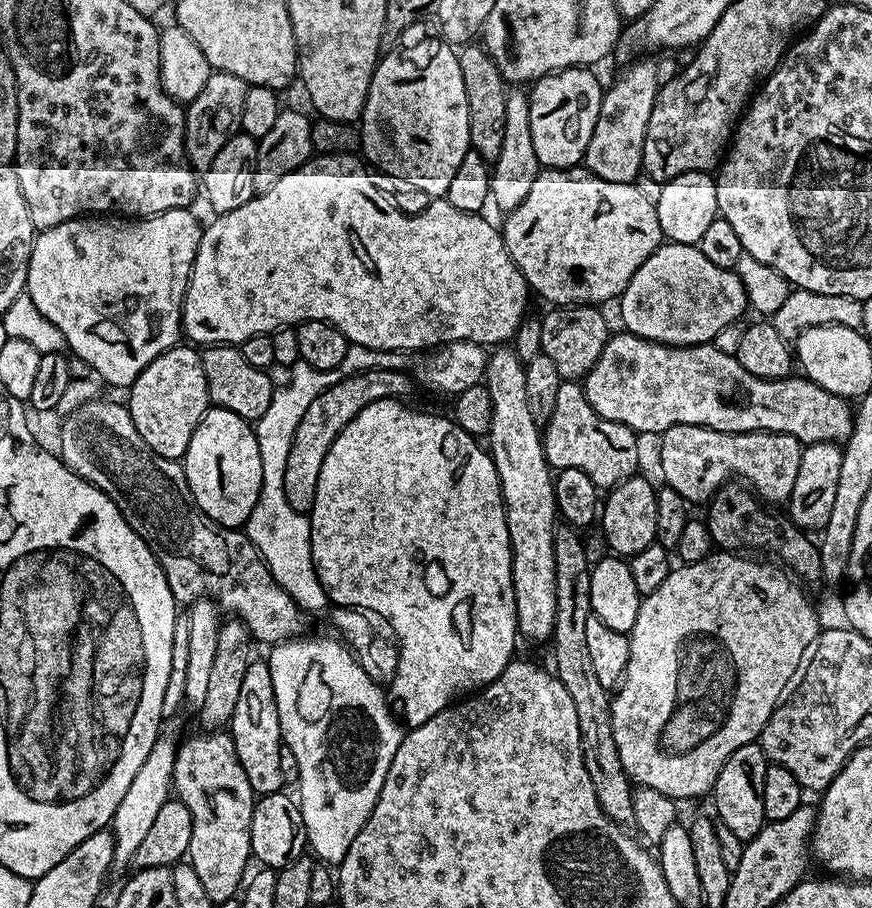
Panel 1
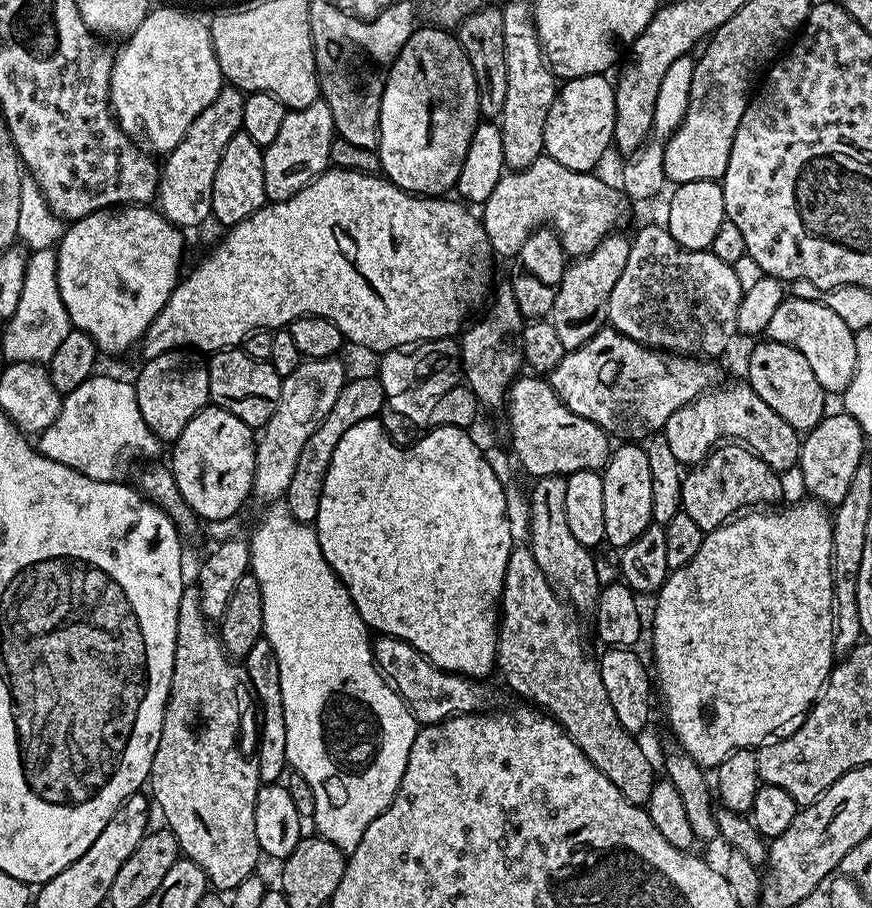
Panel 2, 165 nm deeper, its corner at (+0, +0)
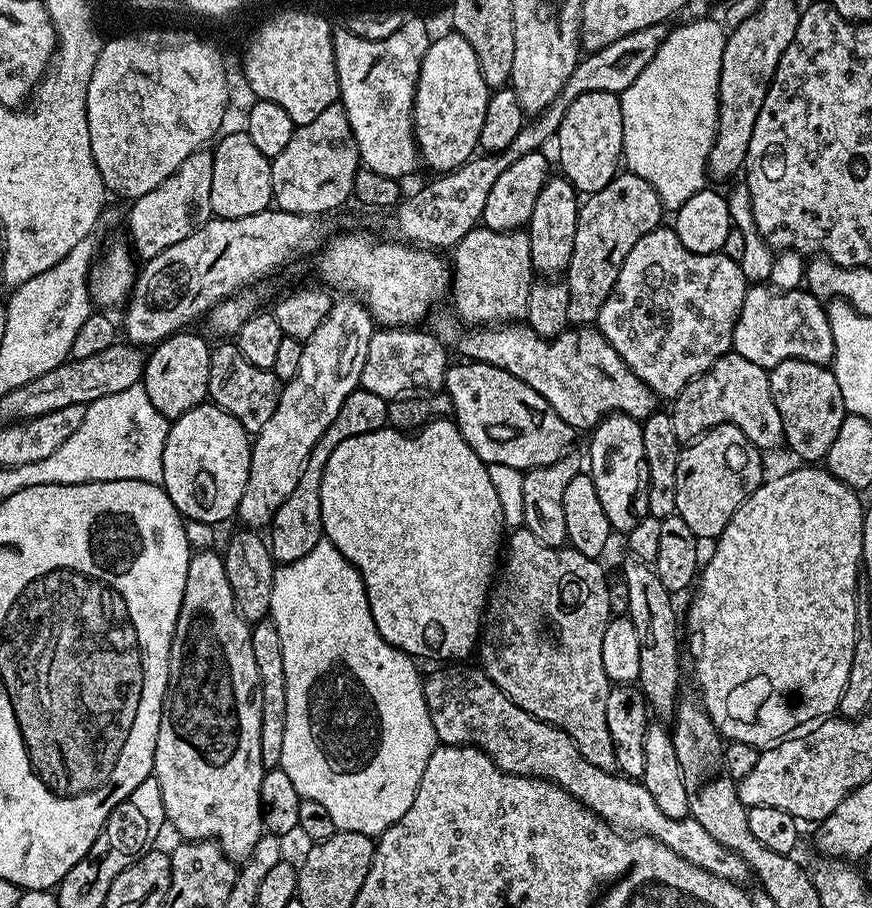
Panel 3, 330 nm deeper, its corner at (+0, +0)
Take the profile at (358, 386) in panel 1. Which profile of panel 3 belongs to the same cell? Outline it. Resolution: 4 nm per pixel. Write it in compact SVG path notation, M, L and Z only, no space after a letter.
M359 387L353 390L342 402L342 410L334 414L334 422L318 438L312 453L308 455L308 461L304 464L302 474L298 478L298 486L290 493L290 498L278 506L270 527L267 529L268 548L272 551L272 559L277 565L296 562L298 558L304 558L314 550L314 546L322 539L324 527L322 526L322 474L326 470L326 462L330 462L330 454L338 450L346 438L376 432L379 428L388 424L389 401L384 400L378 394L370 394L370 390Z

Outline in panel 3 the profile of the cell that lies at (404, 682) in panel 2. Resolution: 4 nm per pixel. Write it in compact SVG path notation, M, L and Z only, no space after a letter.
M456 662L451 666L444 666L441 672L427 673L424 680L424 697L428 703L428 708L432 712L430 714L430 722L434 722L434 730L436 731L436 739L440 744L471 744L474 748L480 748L489 758L498 765L504 772L509 772L515 776L534 776L542 780L548 780L552 784L557 784L562 790L566 790L578 803L584 804L596 815L600 820L605 820L611 828L616 829L617 832L625 834L639 834L641 836L651 836L653 840L658 841L659 844L664 844L670 850L674 850L674 854L678 854L682 858L686 858L686 862L690 862L694 866L698 866L702 870L706 870L710 874L714 874L718 878L728 880L732 884L738 884L741 886L747 885L747 880L750 880L750 869L747 862L741 858L738 854L734 854L734 850L730 850L726 846L722 846L722 842L718 842L713 838L711 834L703 826L698 826L698 822L693 820L691 815L686 818L666 818L666 814L662 814L662 810L658 810L658 805L654 803L653 796L650 795L650 790L646 790L646 786L639 779L629 778L623 774L617 774L616 772L607 772L606 770L598 770L598 766L594 766L584 755L576 748L576 743L572 741L565 732L560 728L555 728L553 724L548 724L545 720L539 720L534 718L526 710L522 710L517 706L514 701L509 698L506 693L500 689L490 677L485 674L484 669L479 666L473 666L473 668L467 668L467 663Z

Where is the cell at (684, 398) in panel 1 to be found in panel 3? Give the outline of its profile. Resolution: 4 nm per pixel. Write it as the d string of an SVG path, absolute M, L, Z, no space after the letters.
M508 322L503 326L484 326L479 330L464 330L468 332L460 332L461 325L456 324L450 325L445 330L444 336L442 335L445 345L451 346L456 340L456 348L464 355L461 357L465 361L489 364L514 374L514 378L526 382L526 386L530 386L535 392L542 394L542 398L546 398L546 402L550 402L550 406L554 406L556 413L574 429L591 430L605 416L613 412L621 412L642 422L651 412L657 411L658 397L656 393L638 378L638 374L634 374L634 370L630 366L626 366L626 362L618 354L618 350L614 350L614 346L595 327L576 326L549 338L538 335L524 322Z

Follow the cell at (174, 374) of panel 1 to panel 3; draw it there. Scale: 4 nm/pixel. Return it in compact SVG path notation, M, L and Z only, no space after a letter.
M181 330L160 341L147 353L142 383L150 402L158 414L177 420L209 399L210 354L212 348L196 330Z

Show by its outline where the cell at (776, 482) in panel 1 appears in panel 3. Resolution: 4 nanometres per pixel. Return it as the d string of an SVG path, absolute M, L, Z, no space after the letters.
M731 350L717 358L712 367L700 376L692 378L674 398L671 405L674 434L681 442L691 442L708 429L719 424L733 424L761 450L781 447L784 444L782 417L770 394L768 372L762 366L754 366L746 358Z

